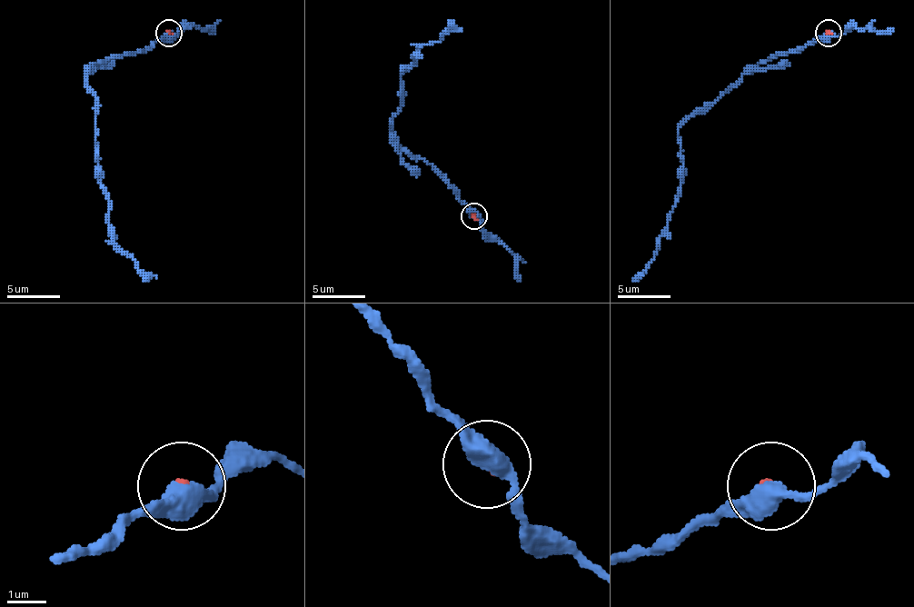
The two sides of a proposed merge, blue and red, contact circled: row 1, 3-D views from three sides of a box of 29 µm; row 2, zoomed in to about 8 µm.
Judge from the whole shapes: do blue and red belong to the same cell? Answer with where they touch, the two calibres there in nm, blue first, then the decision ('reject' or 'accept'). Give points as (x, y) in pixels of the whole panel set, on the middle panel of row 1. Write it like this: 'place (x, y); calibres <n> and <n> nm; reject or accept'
place (474, 216); calibres 460 and 80 nm; reject

